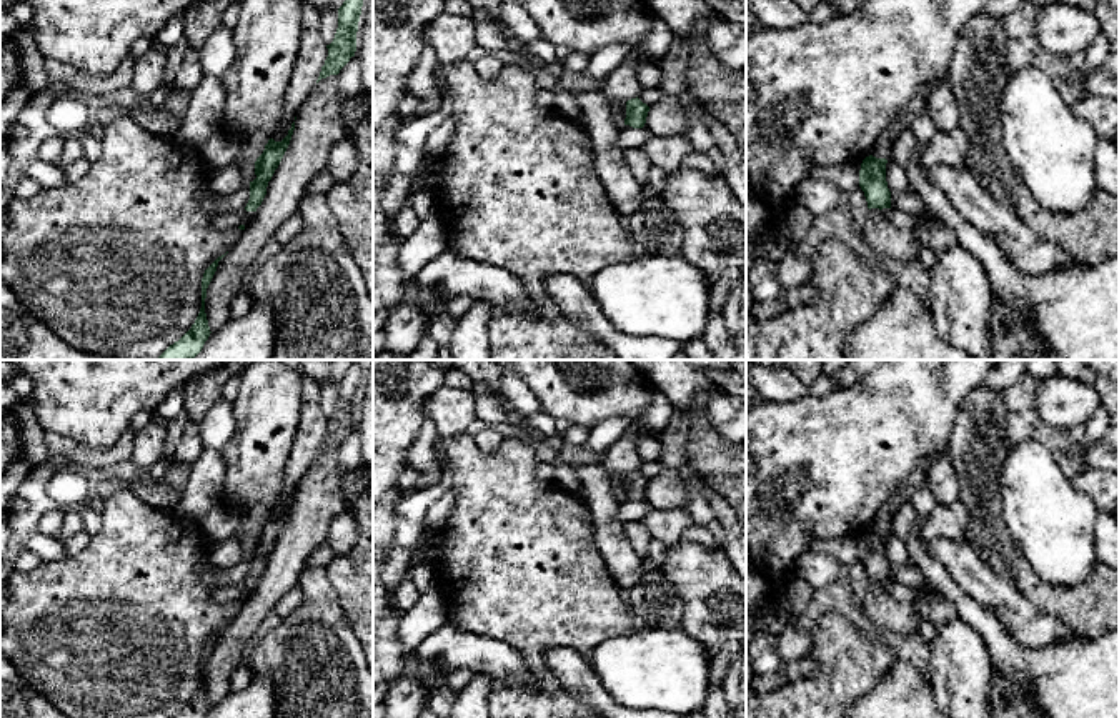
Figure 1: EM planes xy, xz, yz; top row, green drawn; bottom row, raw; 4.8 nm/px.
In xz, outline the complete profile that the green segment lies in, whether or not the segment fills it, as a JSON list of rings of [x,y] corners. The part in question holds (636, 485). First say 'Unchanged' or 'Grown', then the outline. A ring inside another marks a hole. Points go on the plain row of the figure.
Unchanged. [[[638,470],[626,475],[626,491],[624,498],[633,501],[643,501],[646,496],[649,480],[643,476]]]

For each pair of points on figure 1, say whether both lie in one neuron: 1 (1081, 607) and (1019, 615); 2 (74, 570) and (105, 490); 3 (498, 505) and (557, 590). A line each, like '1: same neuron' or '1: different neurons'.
1: different neurons
2: different neurons
3: same neuron

